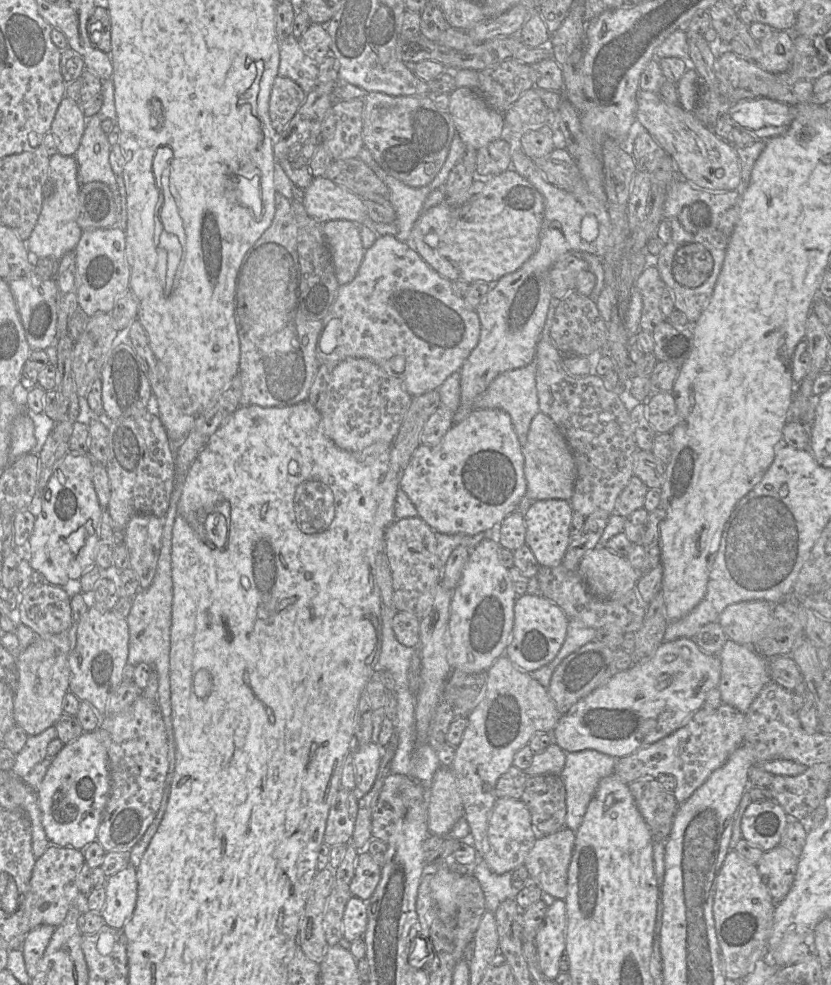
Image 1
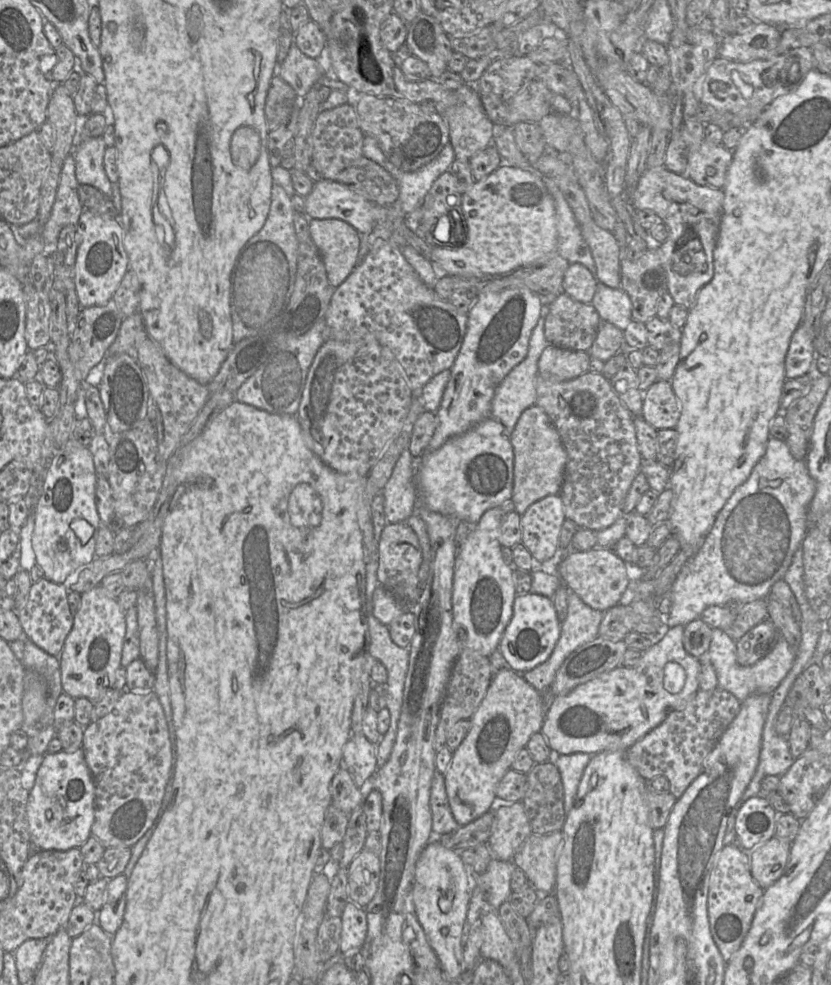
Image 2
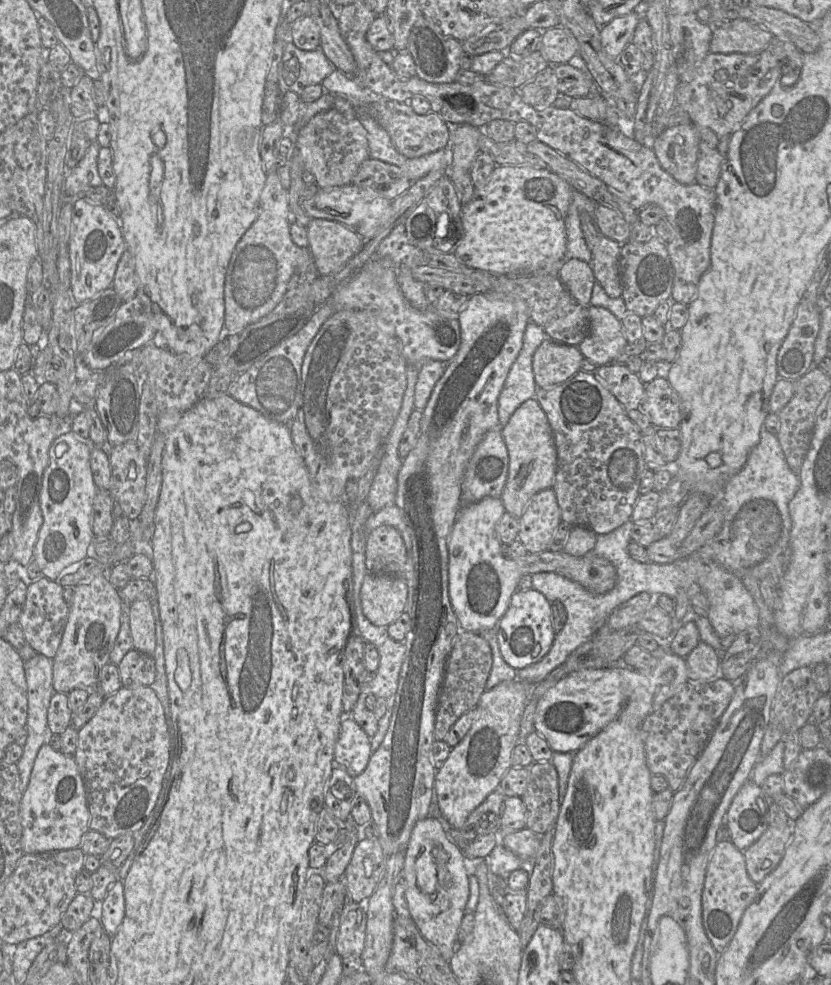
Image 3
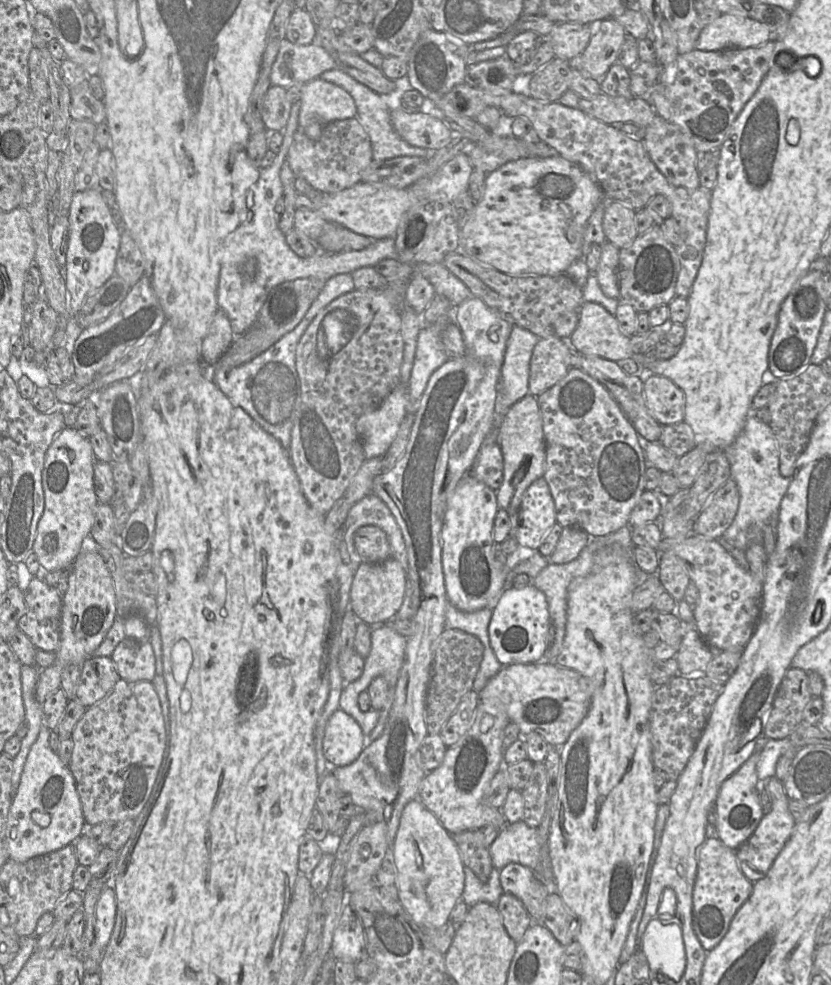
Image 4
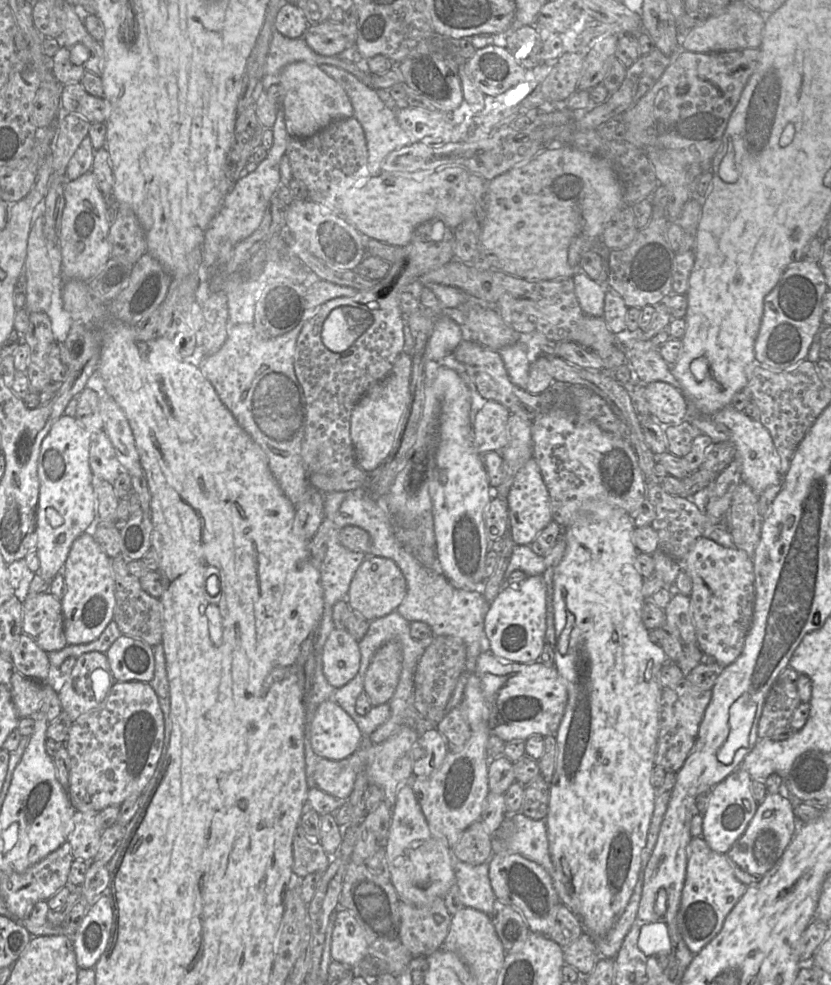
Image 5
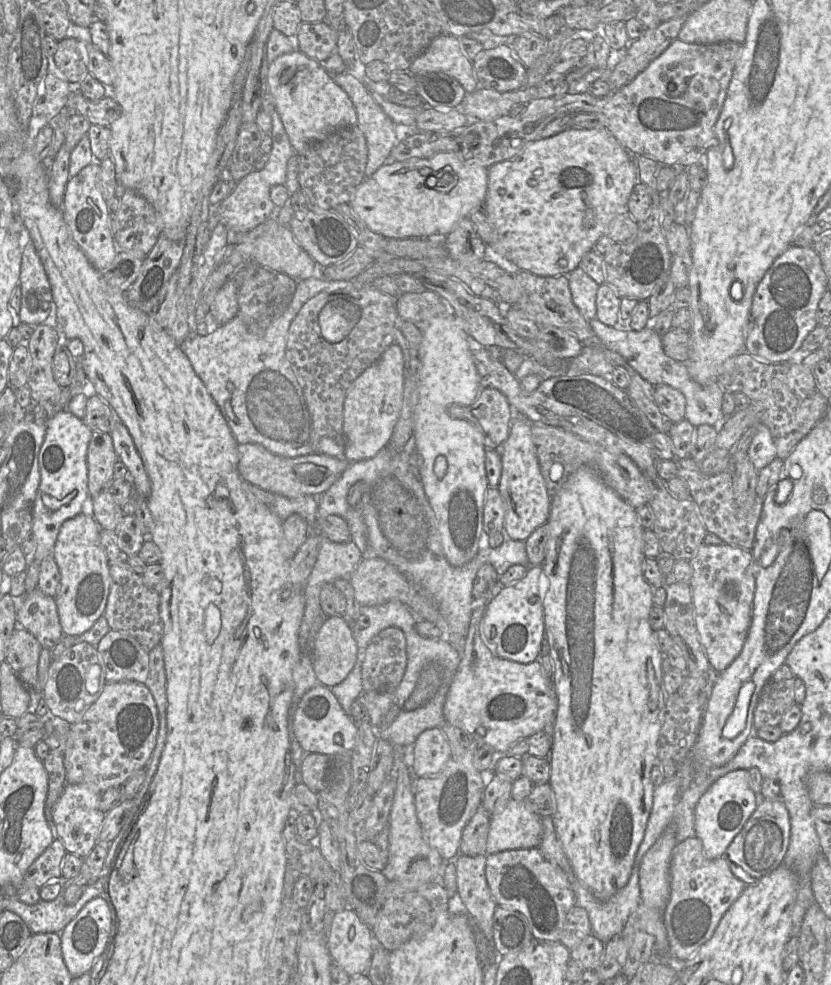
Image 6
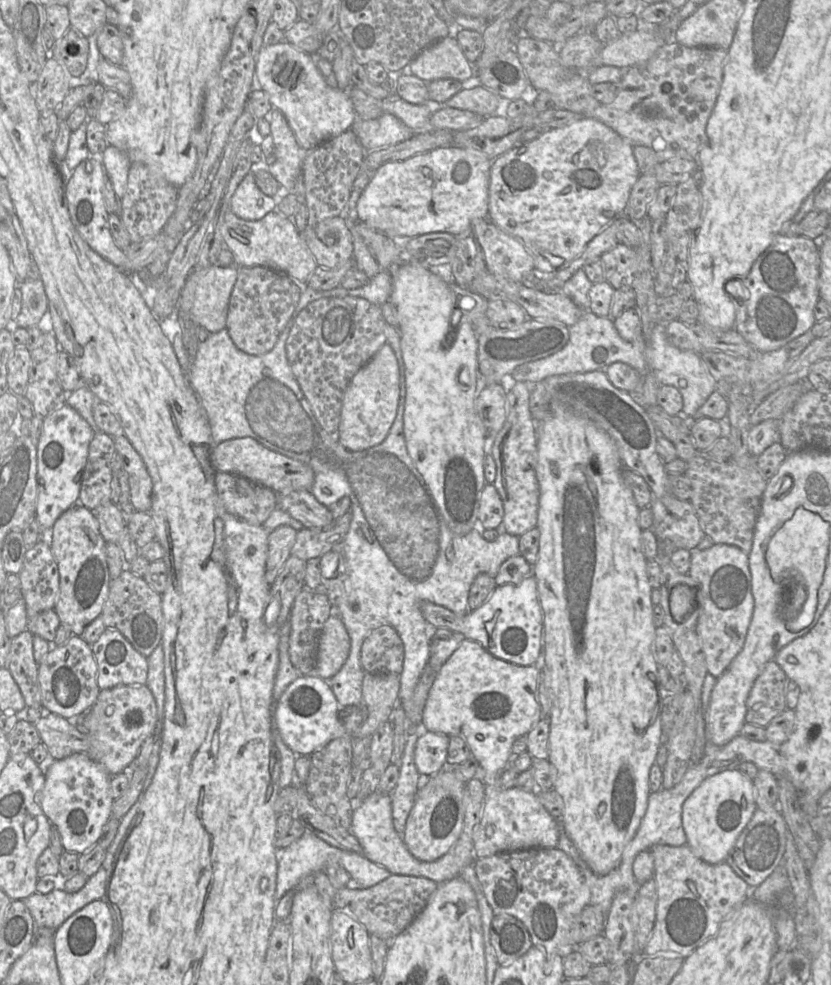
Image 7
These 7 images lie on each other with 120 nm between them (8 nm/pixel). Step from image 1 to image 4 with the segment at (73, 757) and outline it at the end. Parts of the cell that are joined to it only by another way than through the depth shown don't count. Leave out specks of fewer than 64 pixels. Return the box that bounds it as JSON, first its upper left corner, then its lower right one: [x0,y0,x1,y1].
[7,721,88,862]

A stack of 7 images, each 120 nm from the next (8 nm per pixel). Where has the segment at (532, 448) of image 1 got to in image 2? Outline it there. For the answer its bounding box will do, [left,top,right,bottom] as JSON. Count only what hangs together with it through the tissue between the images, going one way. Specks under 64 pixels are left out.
[509,404,567,515]

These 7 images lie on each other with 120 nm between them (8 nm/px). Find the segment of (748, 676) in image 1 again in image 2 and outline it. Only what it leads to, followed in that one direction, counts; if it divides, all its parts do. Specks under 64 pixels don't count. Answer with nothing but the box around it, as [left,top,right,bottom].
[707,628,797,702]

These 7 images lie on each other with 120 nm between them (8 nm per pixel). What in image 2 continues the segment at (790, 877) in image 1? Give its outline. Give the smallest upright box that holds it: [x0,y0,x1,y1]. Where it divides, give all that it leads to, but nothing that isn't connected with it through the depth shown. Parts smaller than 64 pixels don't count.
[749,836,791,889]

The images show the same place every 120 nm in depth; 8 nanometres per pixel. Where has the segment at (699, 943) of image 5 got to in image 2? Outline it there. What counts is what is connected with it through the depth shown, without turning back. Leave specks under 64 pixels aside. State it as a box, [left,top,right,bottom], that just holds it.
[707,844,763,962]

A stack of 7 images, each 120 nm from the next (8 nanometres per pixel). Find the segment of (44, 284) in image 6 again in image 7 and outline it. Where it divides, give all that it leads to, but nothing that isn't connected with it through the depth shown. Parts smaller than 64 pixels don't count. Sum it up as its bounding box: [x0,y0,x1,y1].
[12,261,49,328]

